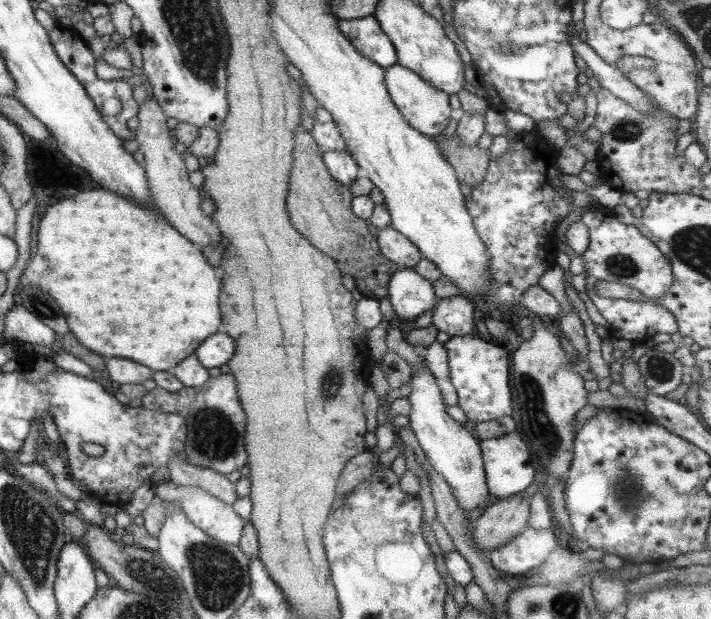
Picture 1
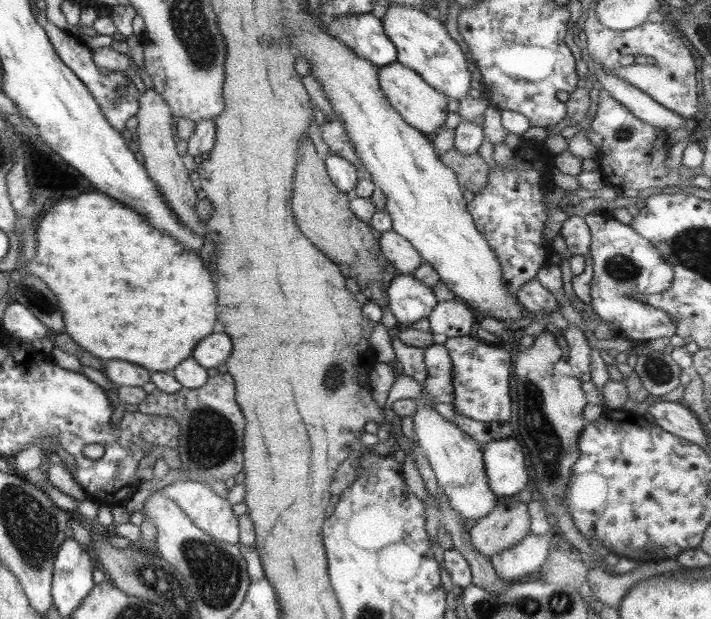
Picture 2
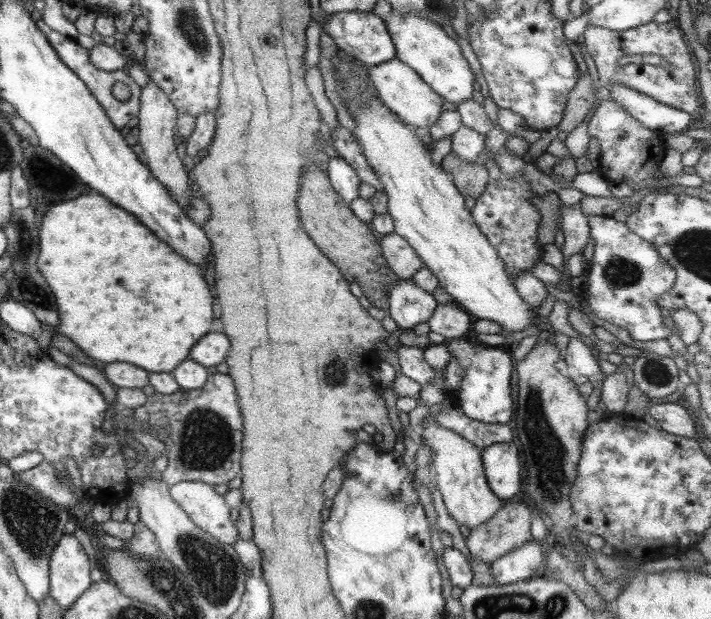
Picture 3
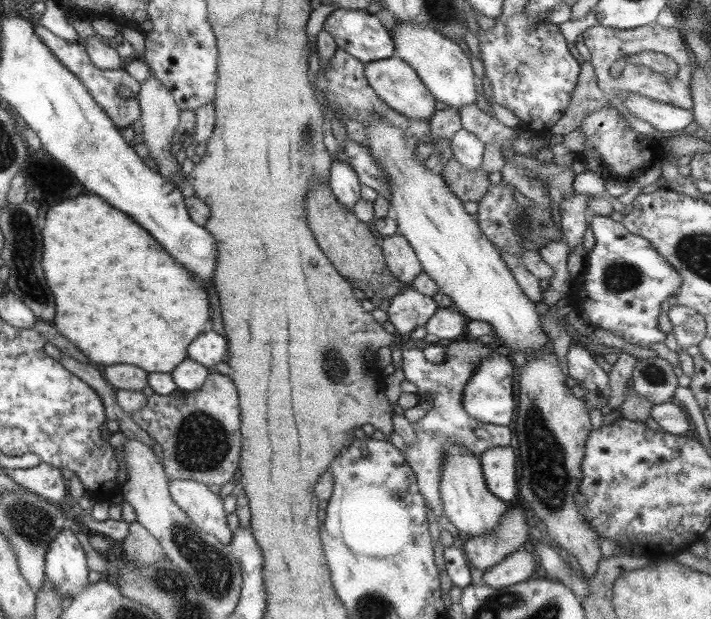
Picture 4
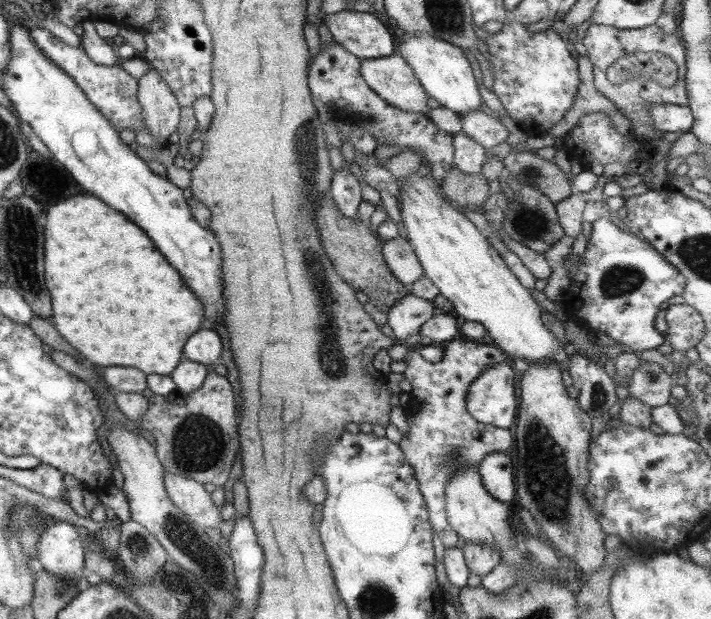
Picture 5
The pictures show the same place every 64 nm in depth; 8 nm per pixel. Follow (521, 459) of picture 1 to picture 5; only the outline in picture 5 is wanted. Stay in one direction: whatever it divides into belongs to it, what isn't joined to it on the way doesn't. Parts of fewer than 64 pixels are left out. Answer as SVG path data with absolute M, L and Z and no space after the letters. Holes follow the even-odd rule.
M493 452L482 458L476 468L483 488L499 502L508 503L515 496L511 458L507 452Z

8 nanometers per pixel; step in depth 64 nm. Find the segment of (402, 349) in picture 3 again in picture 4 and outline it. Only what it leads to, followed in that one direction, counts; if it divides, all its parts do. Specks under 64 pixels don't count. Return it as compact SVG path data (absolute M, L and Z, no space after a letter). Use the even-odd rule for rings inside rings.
M455 341L449 343L445 351L445 358L441 364L433 364L425 360L421 347L402 349L401 369L404 381L415 387L414 393L421 397L431 397L431 405L427 412L413 424L415 430L414 442L406 444L403 448L405 462L415 475L415 482L419 494L424 502L430 506L433 516L437 519L443 514L439 485L441 478L442 460L444 460L444 444L456 442L464 446L475 458L482 452L494 446L509 446L511 431L507 426L488 426L487 424L471 418L461 405L461 392L465 383L472 377L478 362L486 356L493 354L498 348L484 345L481 342Z

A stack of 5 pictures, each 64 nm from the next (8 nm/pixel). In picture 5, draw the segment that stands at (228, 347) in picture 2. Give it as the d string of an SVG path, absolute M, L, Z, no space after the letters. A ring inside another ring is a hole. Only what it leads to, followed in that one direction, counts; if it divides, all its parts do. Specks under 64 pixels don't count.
M197 330L183 346L183 358L203 366L219 362L220 352L221 341L214 330L207 330L207 332Z

